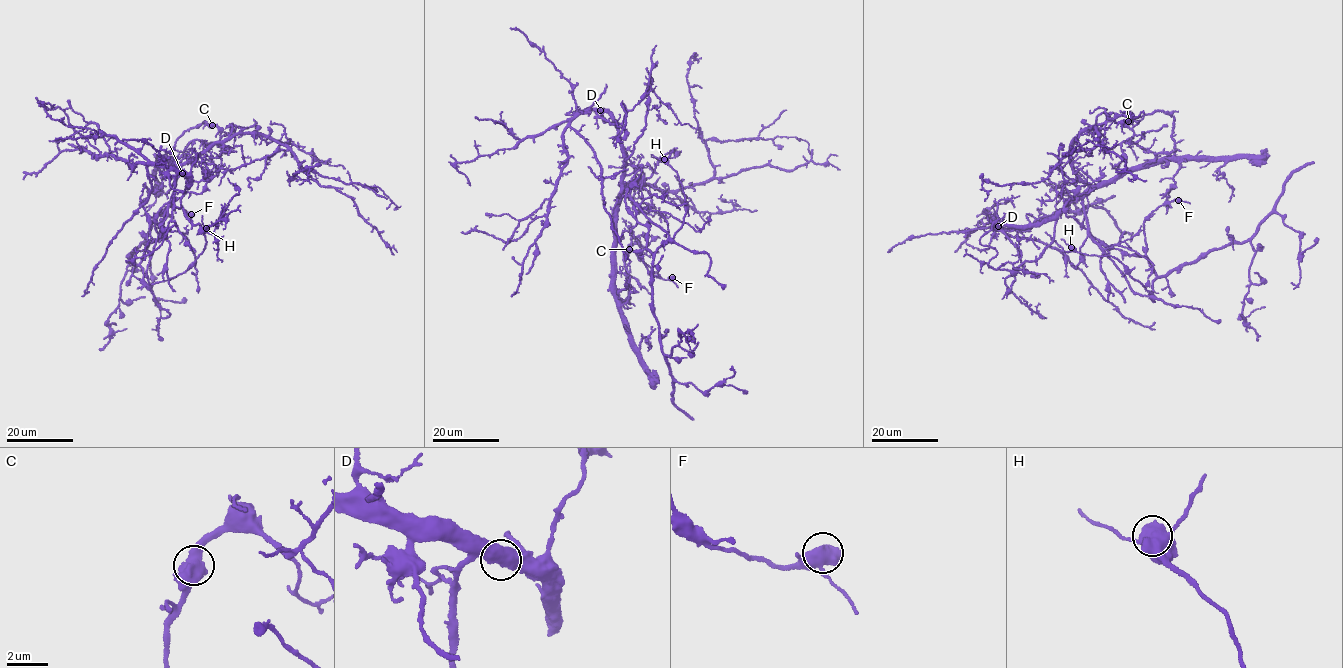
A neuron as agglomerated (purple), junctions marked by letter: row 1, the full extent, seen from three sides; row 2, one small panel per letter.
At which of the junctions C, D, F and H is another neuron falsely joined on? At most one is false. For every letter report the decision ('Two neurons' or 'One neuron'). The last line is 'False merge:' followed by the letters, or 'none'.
C: One neuron
D: One neuron
F: One neuron
H: One neuron
False merge: none

